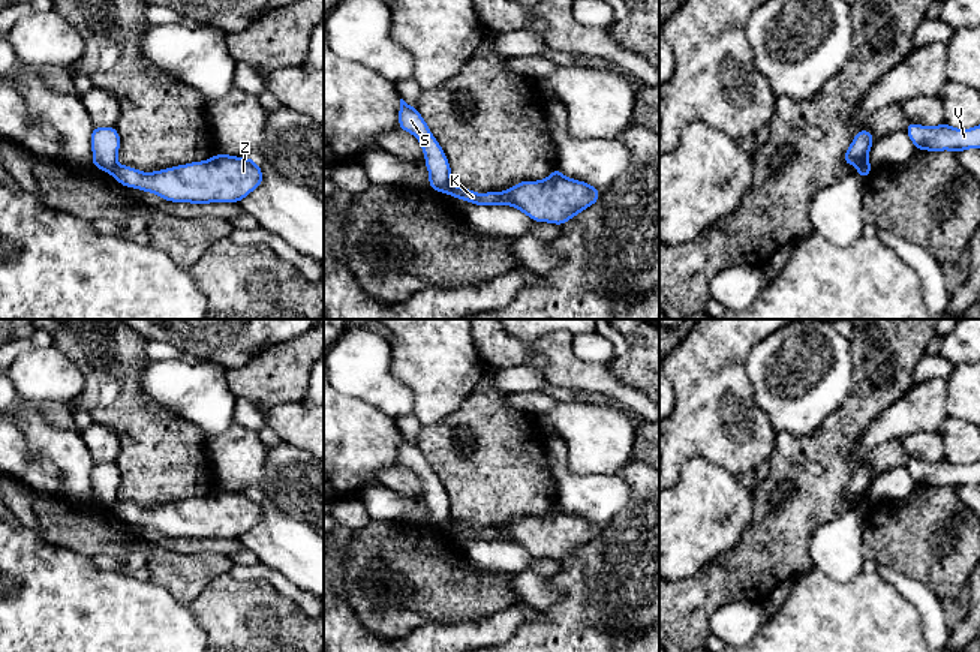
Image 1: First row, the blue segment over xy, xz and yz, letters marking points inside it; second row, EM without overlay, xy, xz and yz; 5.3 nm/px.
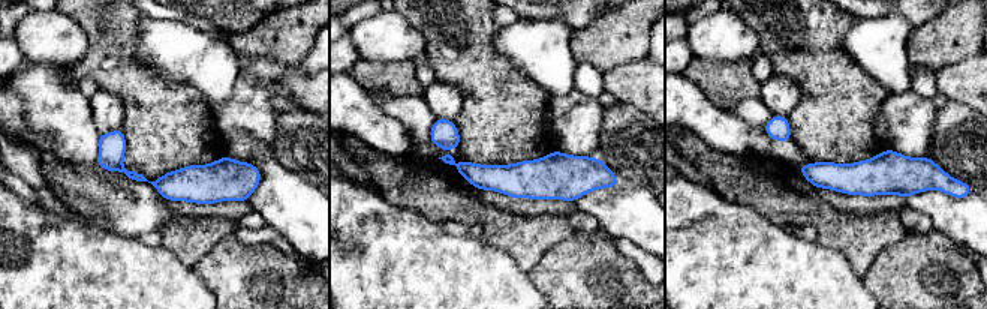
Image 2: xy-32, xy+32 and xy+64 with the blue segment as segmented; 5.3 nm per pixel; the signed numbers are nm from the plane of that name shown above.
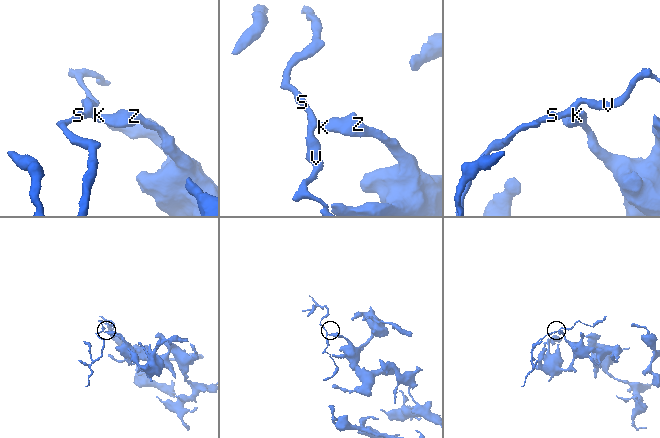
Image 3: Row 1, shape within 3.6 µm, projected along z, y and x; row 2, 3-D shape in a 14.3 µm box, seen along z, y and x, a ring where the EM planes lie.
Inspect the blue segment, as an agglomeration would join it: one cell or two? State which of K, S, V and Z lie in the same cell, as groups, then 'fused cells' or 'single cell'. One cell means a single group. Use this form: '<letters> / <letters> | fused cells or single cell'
K Z / S V | fused cells

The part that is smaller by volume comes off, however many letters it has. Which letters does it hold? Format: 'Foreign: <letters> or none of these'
Foreign: S, V

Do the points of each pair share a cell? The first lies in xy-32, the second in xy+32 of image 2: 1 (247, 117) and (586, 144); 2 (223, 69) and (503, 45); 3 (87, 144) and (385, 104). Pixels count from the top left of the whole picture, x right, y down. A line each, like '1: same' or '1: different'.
1: same
2: same
3: same

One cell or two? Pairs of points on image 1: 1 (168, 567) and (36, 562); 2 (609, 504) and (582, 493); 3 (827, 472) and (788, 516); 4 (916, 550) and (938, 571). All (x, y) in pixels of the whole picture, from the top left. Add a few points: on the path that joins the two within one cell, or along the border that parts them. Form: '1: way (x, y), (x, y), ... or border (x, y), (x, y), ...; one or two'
1: border (149, 579), (165, 588), (177, 600); two
2: way (603, 498), (588, 496); one
3: way (817, 483), (794, 505); one
4: way (922, 555), (932, 565); one

